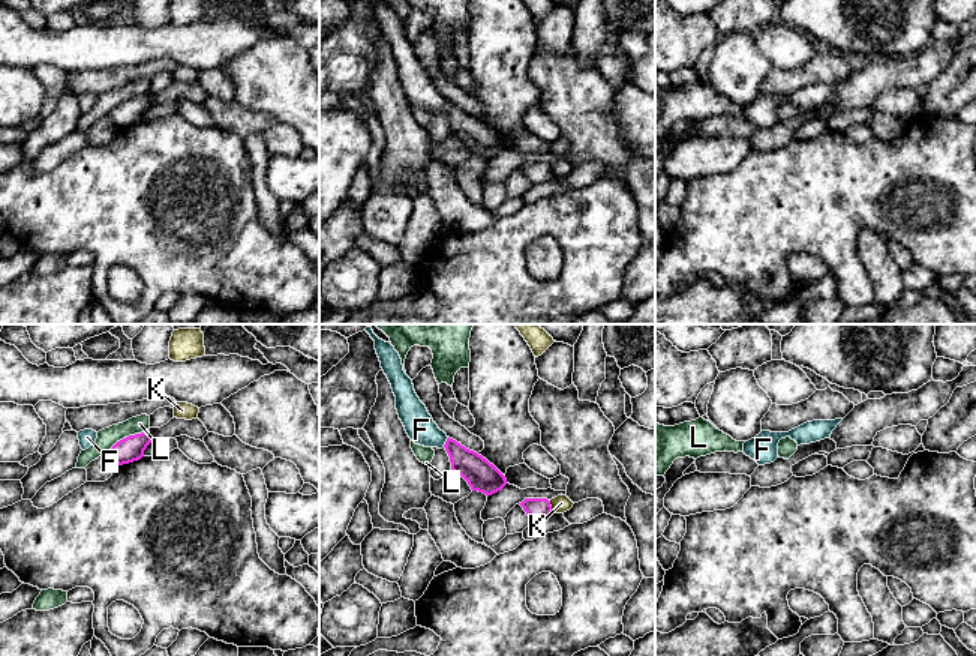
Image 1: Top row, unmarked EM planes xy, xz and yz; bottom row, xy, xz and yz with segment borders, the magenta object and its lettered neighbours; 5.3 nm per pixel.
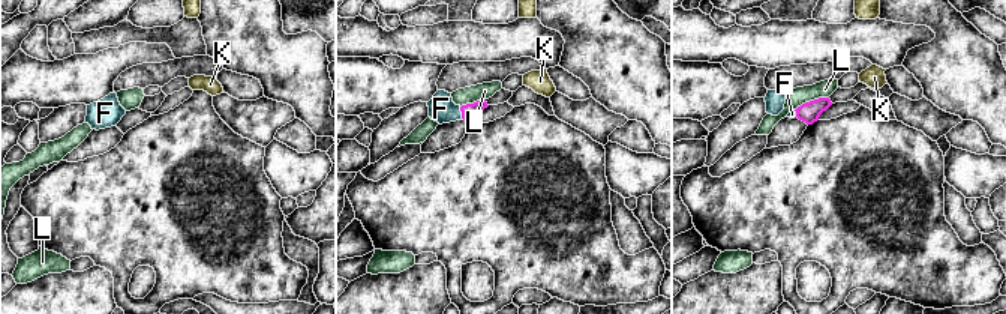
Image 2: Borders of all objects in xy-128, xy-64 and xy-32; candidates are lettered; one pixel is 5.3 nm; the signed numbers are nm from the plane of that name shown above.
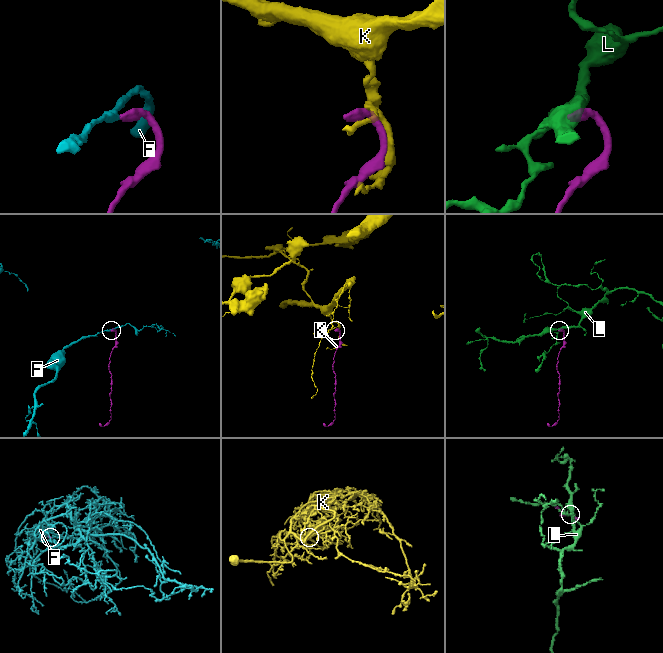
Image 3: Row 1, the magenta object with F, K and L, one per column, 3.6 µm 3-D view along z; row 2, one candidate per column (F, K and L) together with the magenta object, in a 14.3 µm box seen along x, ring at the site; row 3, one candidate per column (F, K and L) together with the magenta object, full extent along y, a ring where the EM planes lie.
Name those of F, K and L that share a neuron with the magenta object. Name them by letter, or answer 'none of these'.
F

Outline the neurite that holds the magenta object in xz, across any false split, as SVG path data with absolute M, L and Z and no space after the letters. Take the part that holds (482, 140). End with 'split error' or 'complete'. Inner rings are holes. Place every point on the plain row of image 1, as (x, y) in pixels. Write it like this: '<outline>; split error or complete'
M378 0L370 2L375 5L381 32L391 48L396 74L408 101L424 111L444 111L450 120L451 134L462 140L472 155L487 161L501 155L507 149L505 140L486 122L466 113L438 92L417 60L412 44L405 38L399 17L390 6Z; split error

